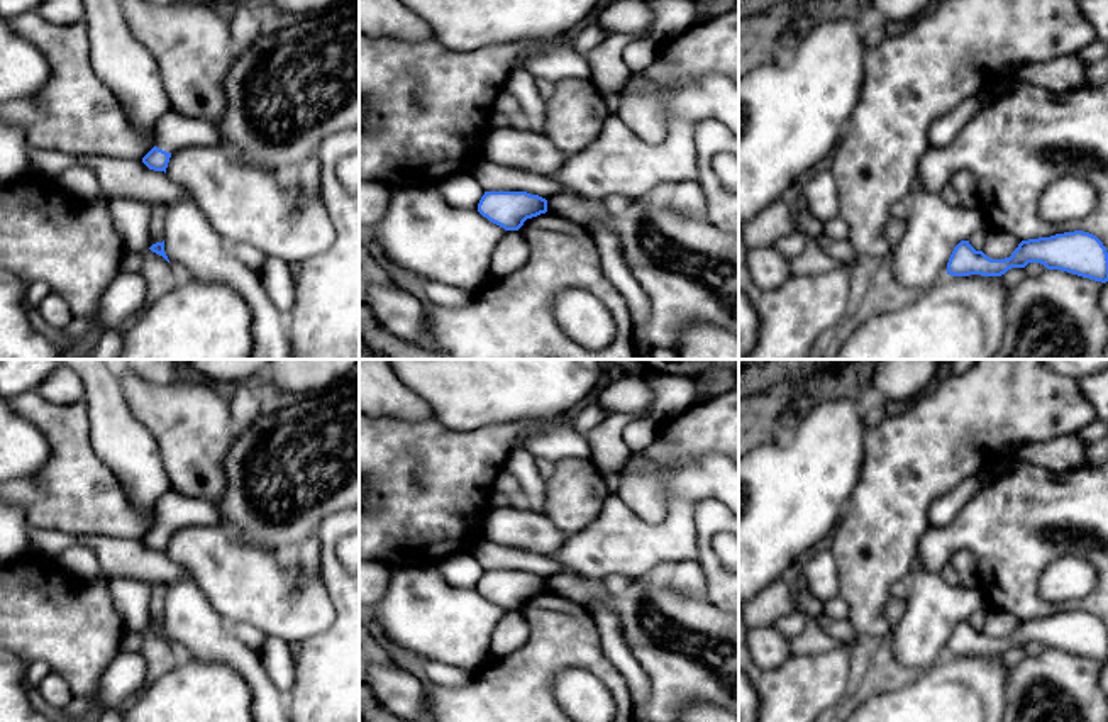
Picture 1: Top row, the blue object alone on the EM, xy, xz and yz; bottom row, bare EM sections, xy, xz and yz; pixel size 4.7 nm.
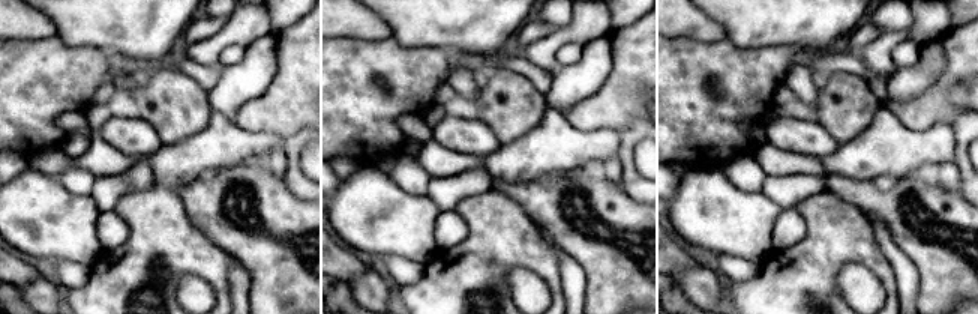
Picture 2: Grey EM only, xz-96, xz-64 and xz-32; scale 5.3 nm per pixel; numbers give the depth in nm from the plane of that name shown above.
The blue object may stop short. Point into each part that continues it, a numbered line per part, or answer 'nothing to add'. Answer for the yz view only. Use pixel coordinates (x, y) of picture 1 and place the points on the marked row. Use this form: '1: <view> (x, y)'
nothing to add

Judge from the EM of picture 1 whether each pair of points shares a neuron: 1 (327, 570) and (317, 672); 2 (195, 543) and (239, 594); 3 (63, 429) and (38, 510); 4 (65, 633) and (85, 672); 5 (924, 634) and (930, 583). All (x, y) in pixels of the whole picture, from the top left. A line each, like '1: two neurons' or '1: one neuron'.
1: one neuron
2: one neuron
3: one neuron
4: one neuron
5: one neuron

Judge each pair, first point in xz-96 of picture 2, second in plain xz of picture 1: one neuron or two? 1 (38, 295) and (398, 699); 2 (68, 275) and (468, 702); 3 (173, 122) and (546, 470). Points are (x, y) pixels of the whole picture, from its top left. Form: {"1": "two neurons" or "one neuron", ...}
{"1": "one neuron", "2": "two neurons", "3": "two neurons"}

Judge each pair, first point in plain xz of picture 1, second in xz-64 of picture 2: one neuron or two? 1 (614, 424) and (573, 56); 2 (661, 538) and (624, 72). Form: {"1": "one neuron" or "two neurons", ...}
{"1": "two neurons", "2": "two neurons"}

